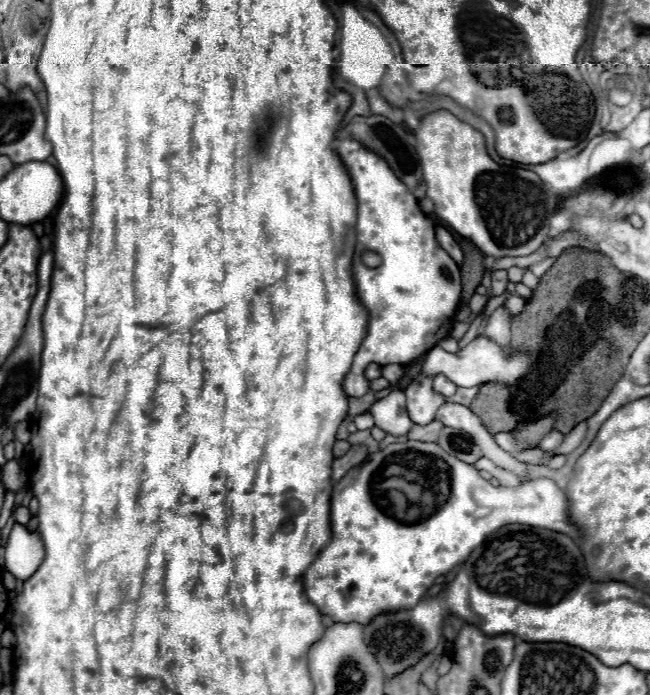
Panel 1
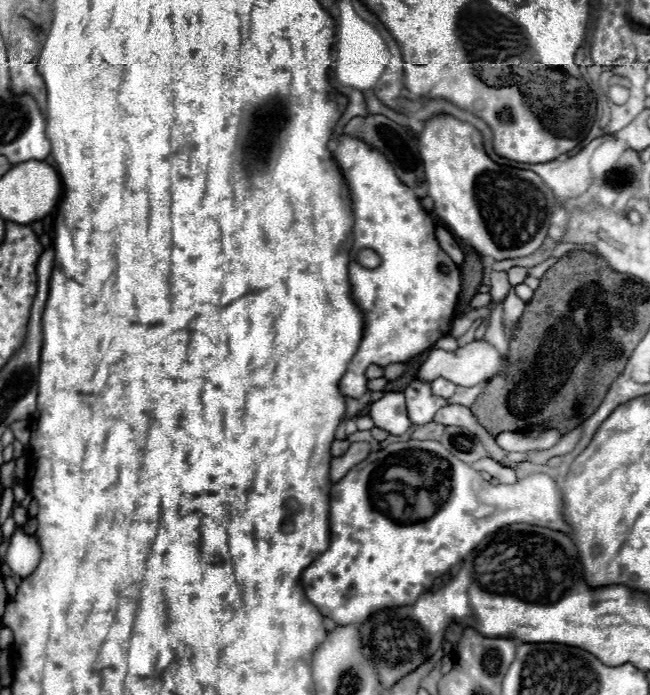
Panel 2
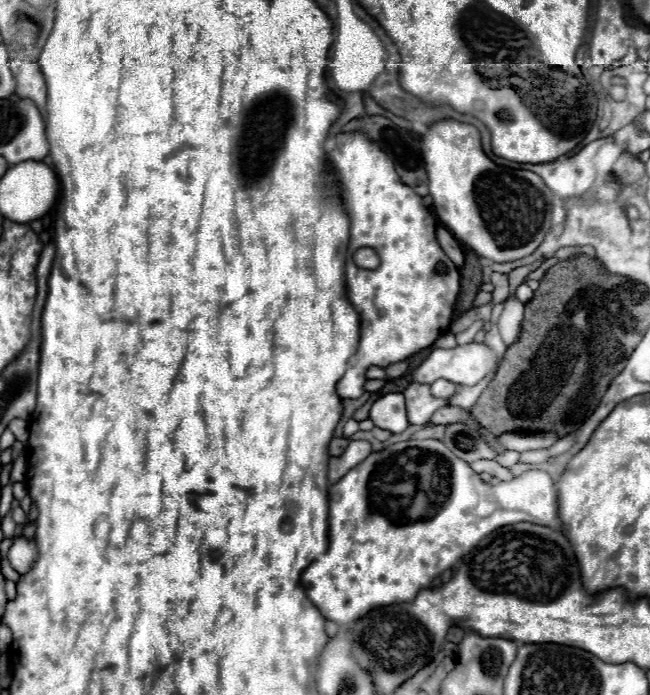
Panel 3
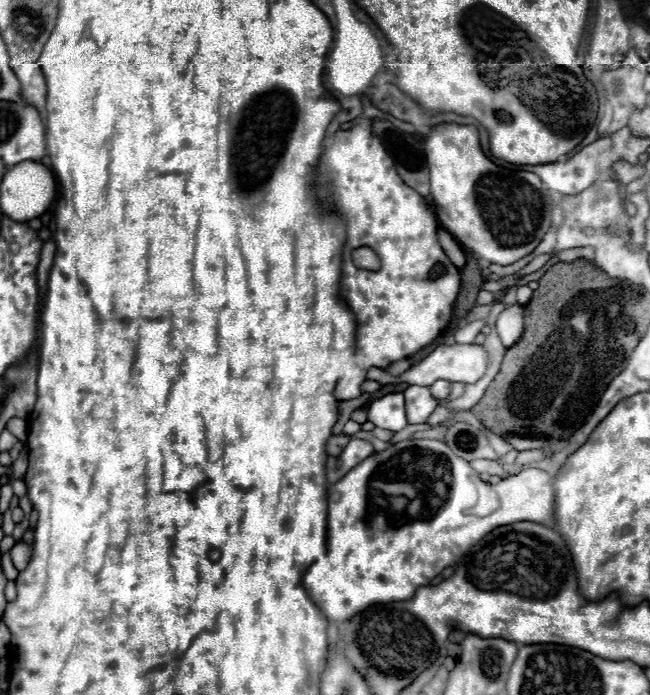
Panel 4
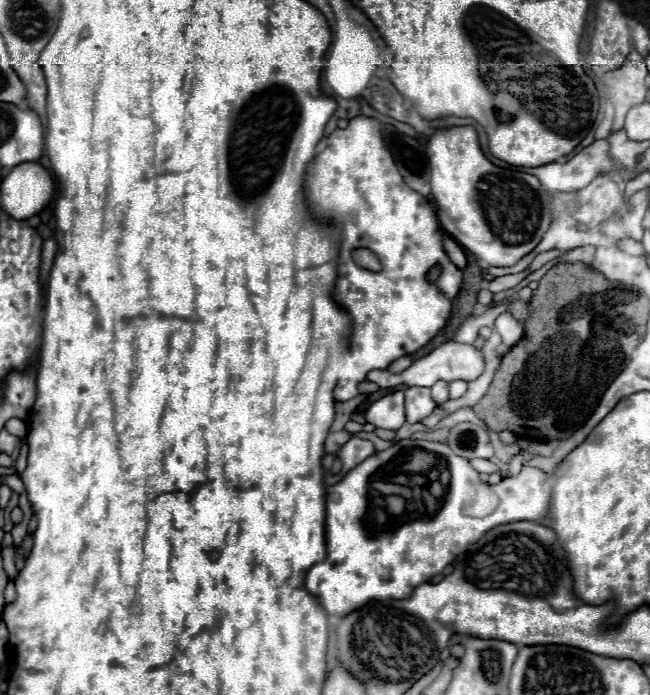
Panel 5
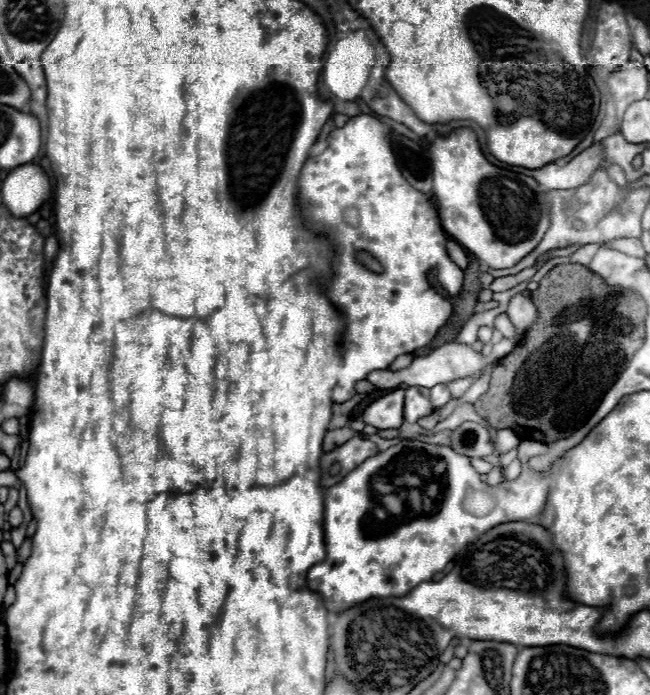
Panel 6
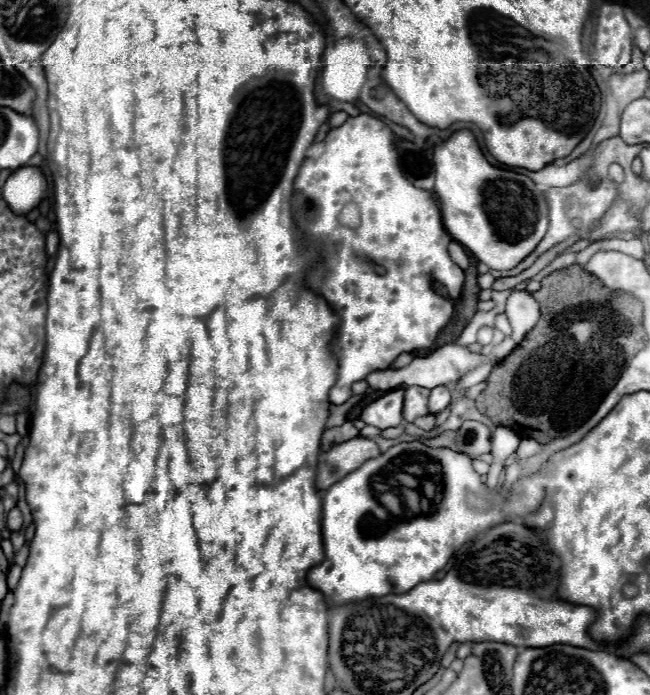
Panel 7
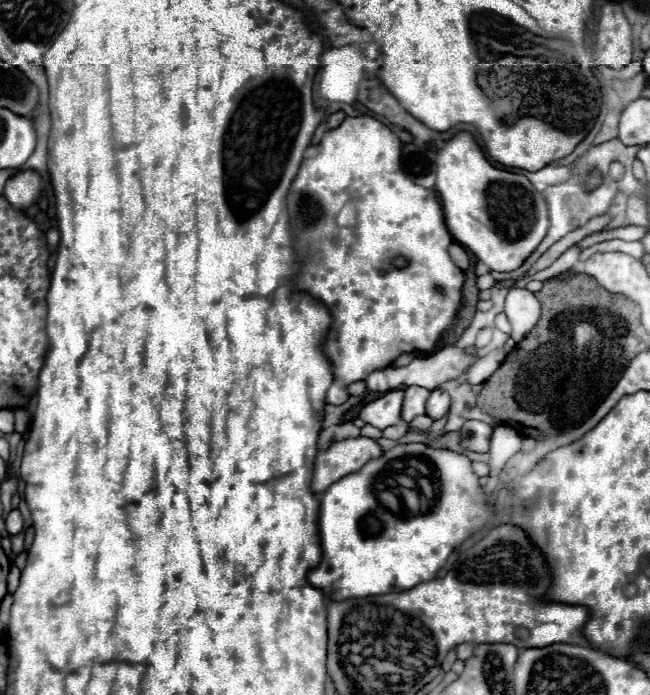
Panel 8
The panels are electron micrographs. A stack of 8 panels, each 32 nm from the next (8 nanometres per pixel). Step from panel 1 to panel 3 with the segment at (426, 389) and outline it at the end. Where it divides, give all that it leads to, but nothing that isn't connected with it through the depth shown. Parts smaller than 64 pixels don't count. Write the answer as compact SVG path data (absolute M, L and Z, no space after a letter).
M410 384L404 390L404 396L406 396L406 414L410 424L428 424L432 414L448 404L448 400L434 398L430 394L430 386L426 384Z

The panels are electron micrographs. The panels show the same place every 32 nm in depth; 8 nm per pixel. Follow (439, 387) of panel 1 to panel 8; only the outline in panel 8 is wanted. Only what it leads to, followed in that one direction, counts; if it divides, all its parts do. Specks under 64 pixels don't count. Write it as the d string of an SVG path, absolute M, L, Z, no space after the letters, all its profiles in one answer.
M434 390L428 400L426 400L426 414L432 418L432 420L440 420L442 416L450 414L450 396L442 390Z

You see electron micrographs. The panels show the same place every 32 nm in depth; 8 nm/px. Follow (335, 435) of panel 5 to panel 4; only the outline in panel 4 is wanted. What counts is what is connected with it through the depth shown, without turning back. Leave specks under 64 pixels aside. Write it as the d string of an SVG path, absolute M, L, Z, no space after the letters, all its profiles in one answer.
M344 432L342 434L332 434L326 442L326 452L330 456L338 456L342 452L342 448L348 444L348 440L350 440L350 436L346 436Z

